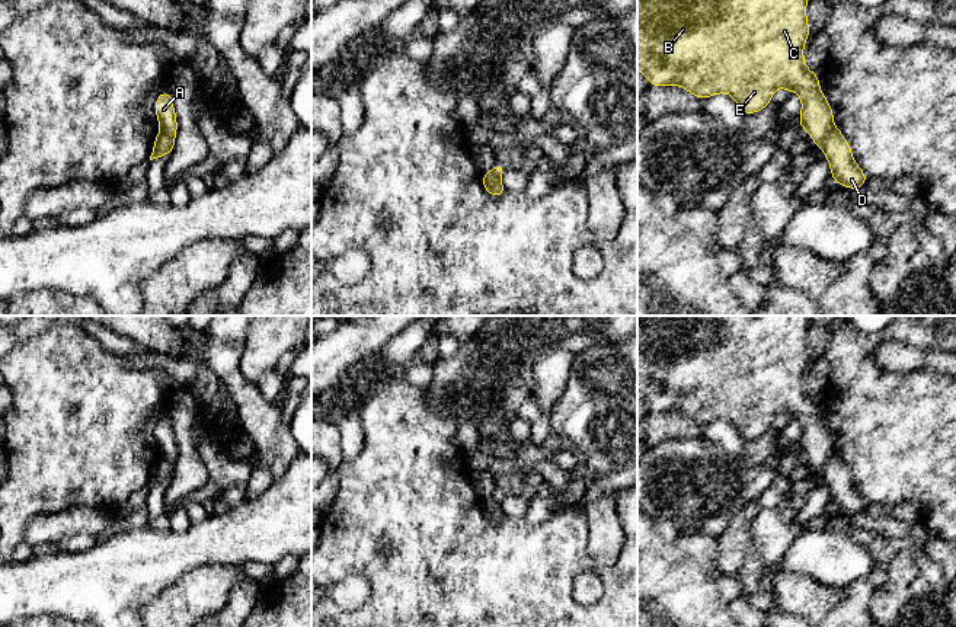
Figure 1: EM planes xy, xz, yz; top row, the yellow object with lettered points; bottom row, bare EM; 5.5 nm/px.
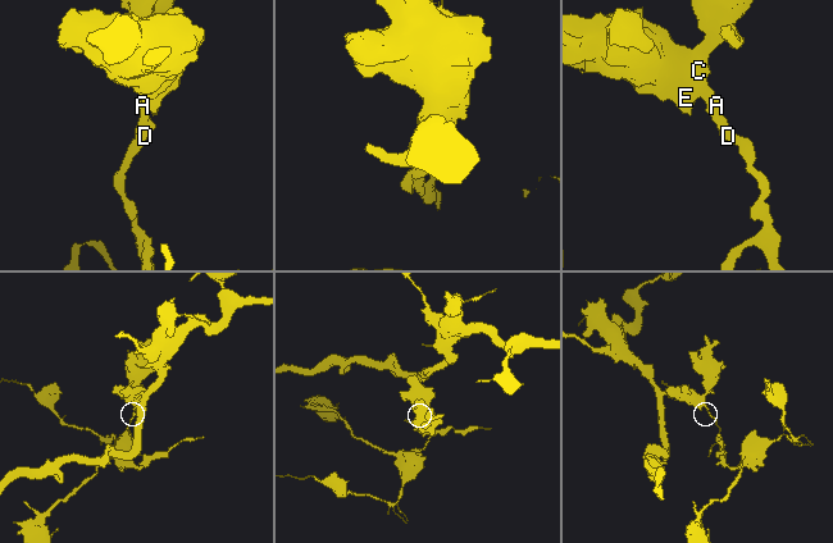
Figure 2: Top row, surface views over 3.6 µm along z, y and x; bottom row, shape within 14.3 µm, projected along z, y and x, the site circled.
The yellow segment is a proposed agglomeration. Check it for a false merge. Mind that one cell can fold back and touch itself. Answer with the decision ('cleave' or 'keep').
cleave

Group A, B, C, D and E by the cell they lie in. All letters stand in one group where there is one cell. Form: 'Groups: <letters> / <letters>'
Groups: A B C E / D

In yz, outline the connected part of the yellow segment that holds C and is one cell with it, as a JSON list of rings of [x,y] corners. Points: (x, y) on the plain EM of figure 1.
[[[637,316],[637,396],[649,406],[652,413],[674,410],[688,416],[693,422],[704,426],[717,419],[730,420],[744,441],[762,436],[773,428],[773,418],[778,413],[794,418],[802,425],[802,436],[797,450],[809,458],[815,471],[819,473],[824,463],[834,452],[834,438],[819,413],[819,400],[805,391],[805,367],[810,362],[806,329],[813,316]]]

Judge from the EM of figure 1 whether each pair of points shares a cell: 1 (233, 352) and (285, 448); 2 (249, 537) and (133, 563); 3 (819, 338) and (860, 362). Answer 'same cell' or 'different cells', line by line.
1: same cell
2: same cell
3: different cells

